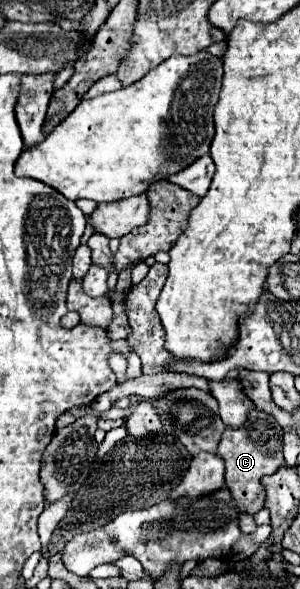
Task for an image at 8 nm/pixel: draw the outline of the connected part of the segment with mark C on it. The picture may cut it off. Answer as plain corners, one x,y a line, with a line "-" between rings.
257,406
249,410
249,418
241,428
229,428
229,426
225,428
217,454
225,460
225,484
231,490
231,496
241,512
255,514
263,508
265,490
261,486
261,478
265,474
273,474
283,464
281,438
283,438
283,428
277,424
277,420
271,414
257,410

